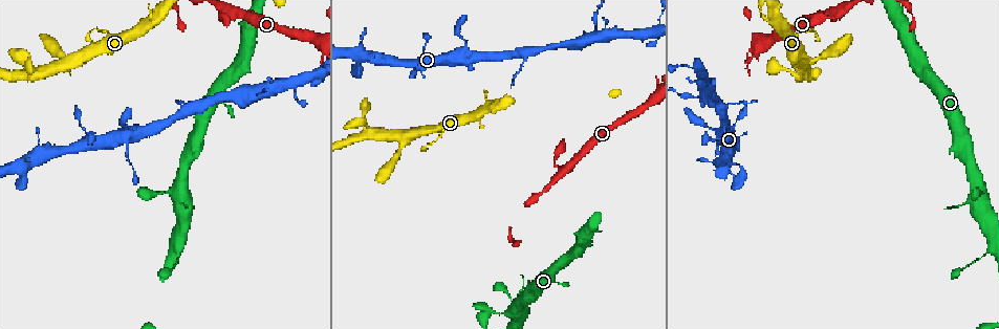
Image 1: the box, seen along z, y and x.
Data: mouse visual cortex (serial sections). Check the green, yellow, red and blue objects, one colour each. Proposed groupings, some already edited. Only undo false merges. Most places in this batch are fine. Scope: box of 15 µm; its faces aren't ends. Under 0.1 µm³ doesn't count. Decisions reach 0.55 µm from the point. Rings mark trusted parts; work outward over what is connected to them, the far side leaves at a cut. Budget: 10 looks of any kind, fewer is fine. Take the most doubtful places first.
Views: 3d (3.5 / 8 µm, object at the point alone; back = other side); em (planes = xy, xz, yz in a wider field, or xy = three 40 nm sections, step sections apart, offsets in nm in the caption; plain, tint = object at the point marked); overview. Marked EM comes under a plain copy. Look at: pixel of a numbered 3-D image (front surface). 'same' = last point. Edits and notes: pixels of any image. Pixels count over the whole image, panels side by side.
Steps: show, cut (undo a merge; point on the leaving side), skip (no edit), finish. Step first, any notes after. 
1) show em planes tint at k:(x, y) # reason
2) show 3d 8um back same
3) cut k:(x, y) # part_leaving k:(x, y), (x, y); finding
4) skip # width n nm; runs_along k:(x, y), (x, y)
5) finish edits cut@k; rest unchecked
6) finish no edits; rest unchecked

show 3d 3.5um at 1:(800, 75) # arms run side by side

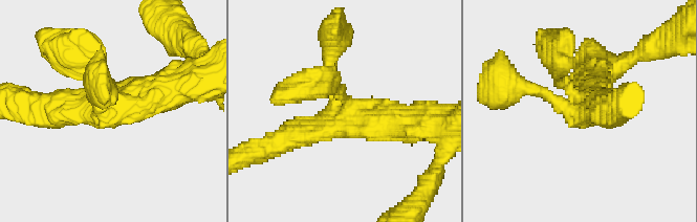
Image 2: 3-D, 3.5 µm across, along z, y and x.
show em xy step 5 tint at 2:(355, 118)

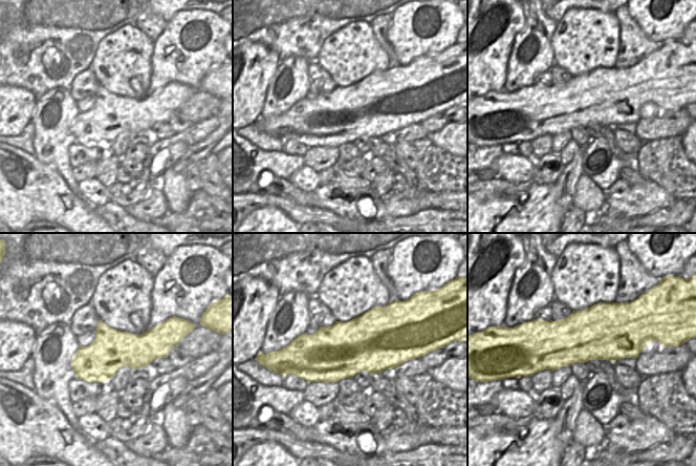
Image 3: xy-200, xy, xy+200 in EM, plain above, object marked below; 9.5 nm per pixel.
skip # runs_along 2:(182, 83), (134, 106), (50, 109); continuous, no second cell

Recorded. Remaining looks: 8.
show 3d 3.5um at 1:(597, 30)

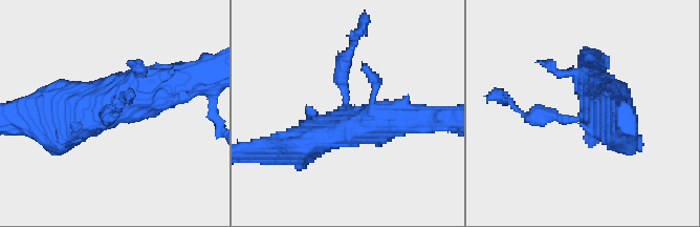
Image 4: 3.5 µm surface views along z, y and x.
show em xy step 1 tint at 4:(585, 116)

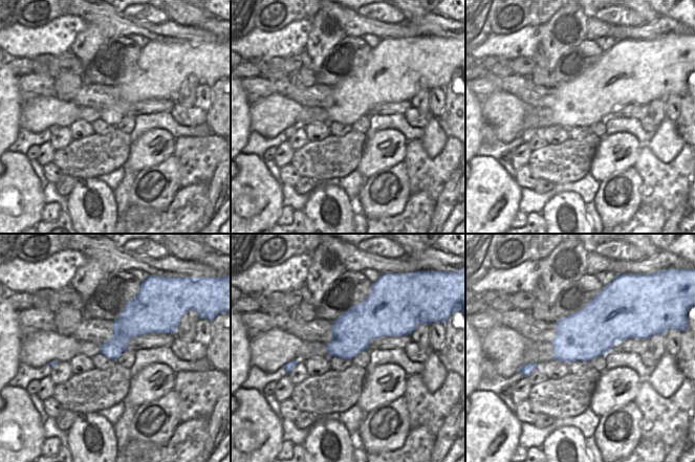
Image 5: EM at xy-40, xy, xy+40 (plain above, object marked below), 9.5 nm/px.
skip # one cell here

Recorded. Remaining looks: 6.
show 3d 3.5um back at 1:(173, 191)

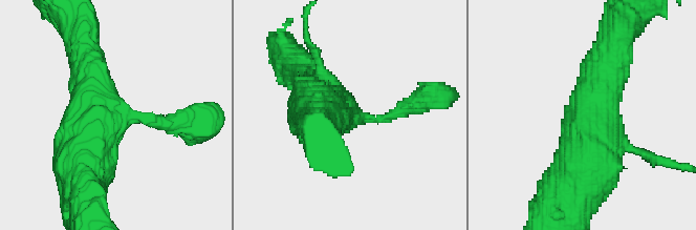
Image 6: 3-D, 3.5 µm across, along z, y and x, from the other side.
show em xy step 2 tint at 6:(112, 119) # need the tissue

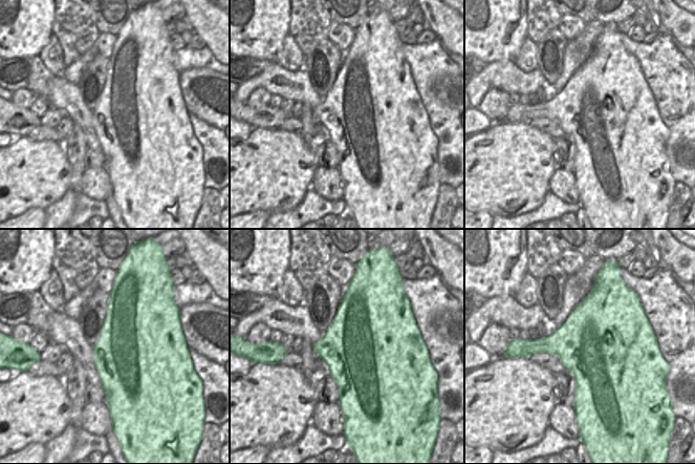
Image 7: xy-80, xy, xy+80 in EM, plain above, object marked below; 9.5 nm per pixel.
skip # runs_along 6:(612, 54), (583, 167), (567, 186); all the same cell

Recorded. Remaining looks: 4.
show 3d 3.5um at 1:(229, 12) # abrupt turn

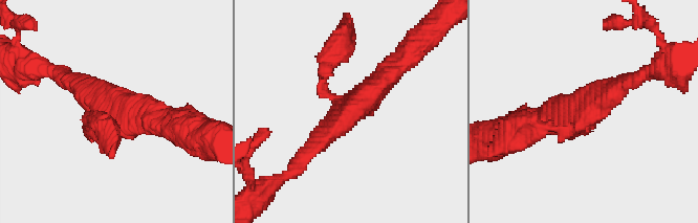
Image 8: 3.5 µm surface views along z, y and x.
show em xy step 1 tint at 8:(583, 116) # arms 3; arm_widths 150, 350, 350 nm; shape alone is not enough

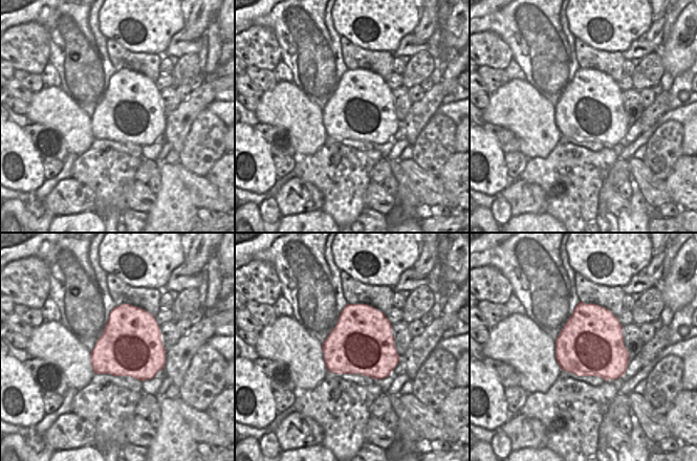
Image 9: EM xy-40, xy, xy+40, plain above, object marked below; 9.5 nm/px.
skip # runs_along 8:(406, 57), (309, 150); continuous, no second cell

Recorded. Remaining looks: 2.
finish no edits; rest unchecked

